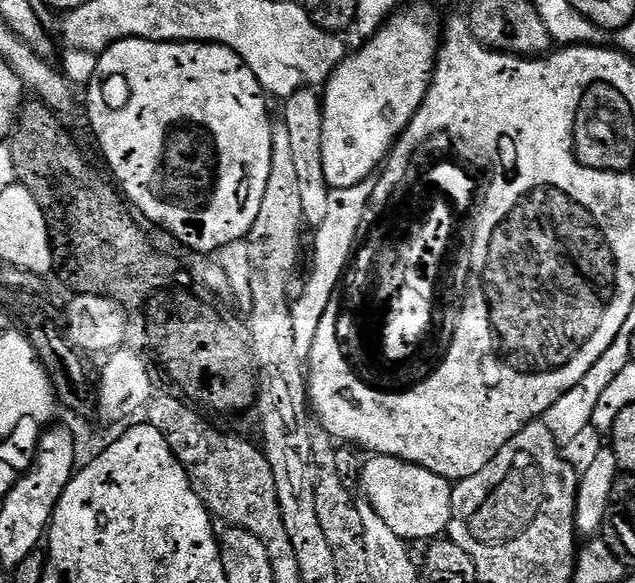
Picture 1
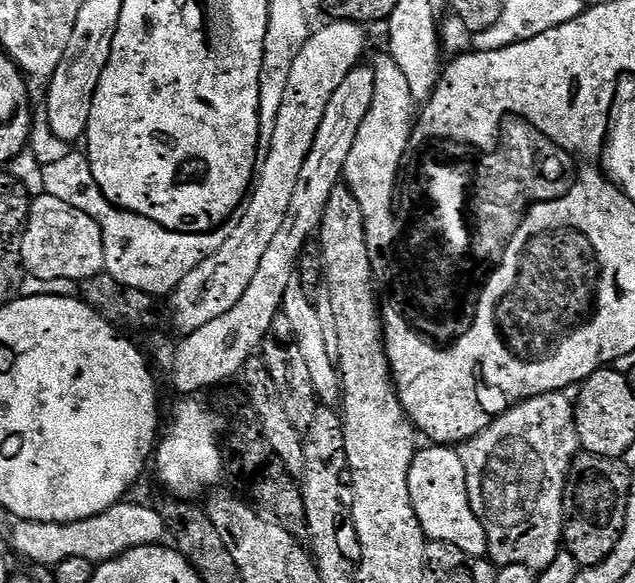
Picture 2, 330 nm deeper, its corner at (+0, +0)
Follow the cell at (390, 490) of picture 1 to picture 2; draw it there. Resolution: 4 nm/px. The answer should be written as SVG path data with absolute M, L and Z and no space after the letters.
M452 446L421 447L408 470L408 489L414 514L425 537L437 544L449 544L471 556L488 556L488 534L474 514L466 490L466 470L459 451Z

